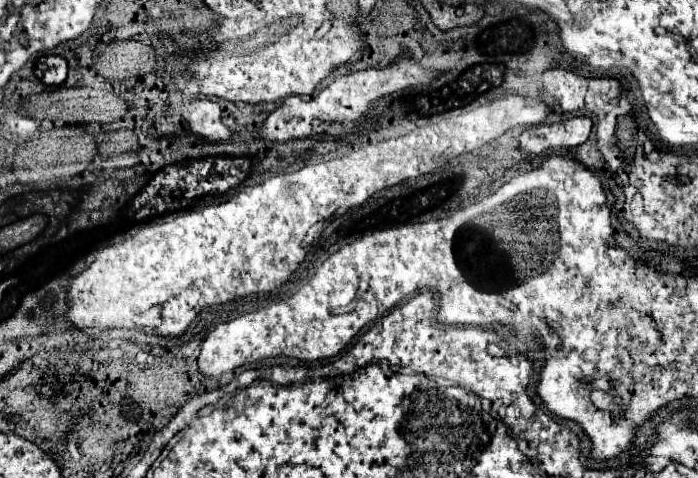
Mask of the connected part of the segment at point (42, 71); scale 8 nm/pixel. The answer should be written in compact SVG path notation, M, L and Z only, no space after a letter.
M42 56L36 60L36 76L50 86L64 84L68 76L68 62L62 56Z

